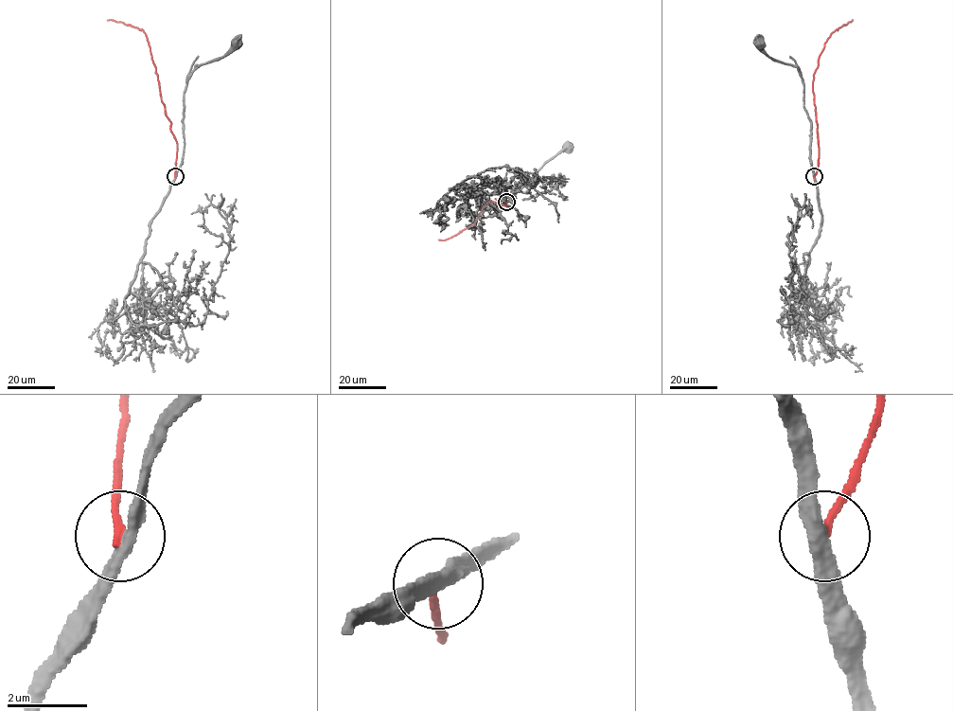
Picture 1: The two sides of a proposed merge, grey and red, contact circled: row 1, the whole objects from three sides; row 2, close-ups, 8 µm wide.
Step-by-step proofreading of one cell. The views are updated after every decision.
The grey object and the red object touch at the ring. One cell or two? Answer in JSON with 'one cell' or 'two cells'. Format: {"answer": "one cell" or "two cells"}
{"answer": "two cells"}

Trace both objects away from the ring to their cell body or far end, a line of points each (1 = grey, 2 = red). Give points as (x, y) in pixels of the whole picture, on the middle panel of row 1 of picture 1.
1: (506, 202), (515, 198), (515, 191), (527, 186), (548, 161), (566, 145), (568, 147)
2: (506, 202), (508, 206), (488, 202), (473, 223), (451, 237), (438, 239)

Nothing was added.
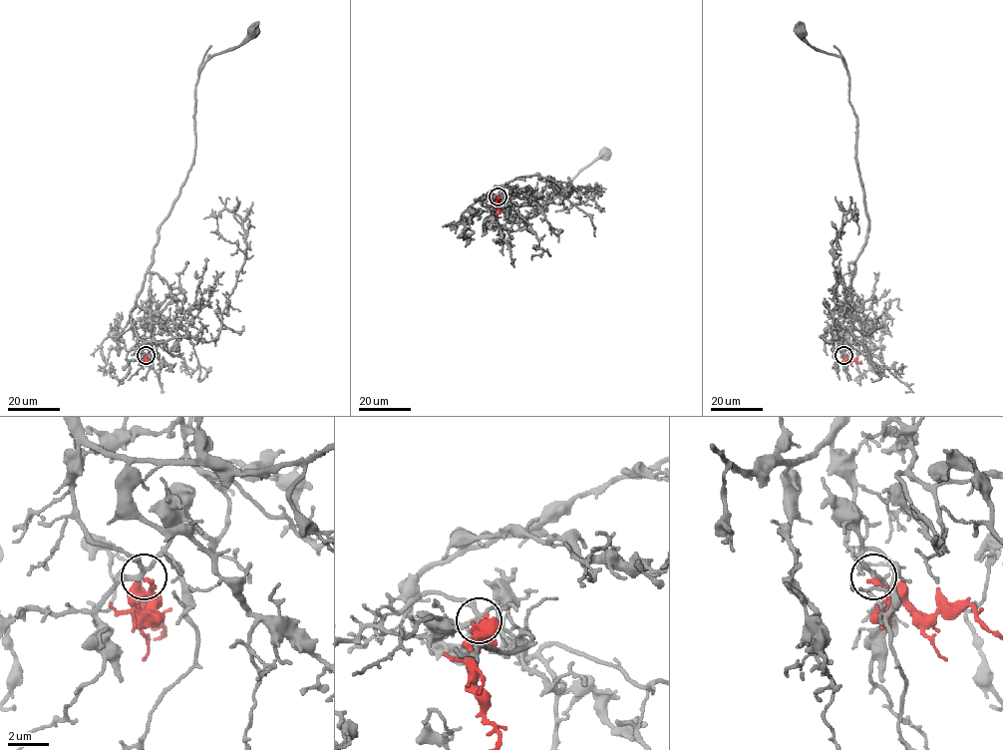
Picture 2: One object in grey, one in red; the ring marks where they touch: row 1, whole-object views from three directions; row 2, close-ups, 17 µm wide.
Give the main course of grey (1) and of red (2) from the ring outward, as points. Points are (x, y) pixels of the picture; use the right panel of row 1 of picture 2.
1: (843, 355), (838, 335), (853, 305), (850, 282), (868, 225), (856, 117), (842, 59), (816, 50), (801, 32)
2: (843, 355), (850, 361), (855, 359), (859, 363), (861, 361)

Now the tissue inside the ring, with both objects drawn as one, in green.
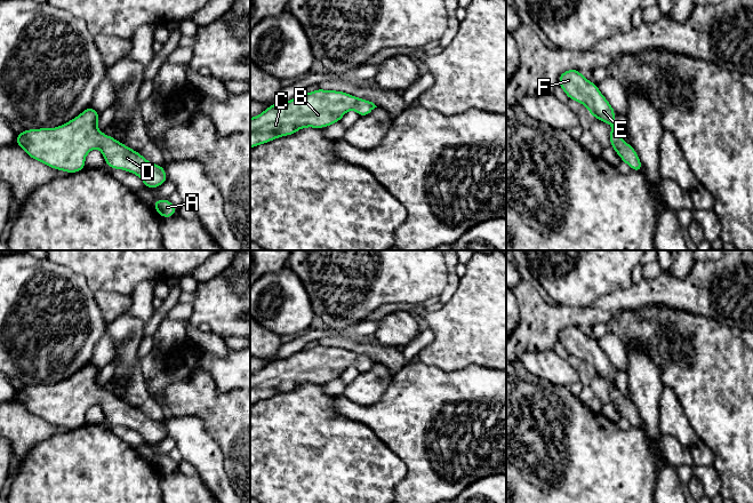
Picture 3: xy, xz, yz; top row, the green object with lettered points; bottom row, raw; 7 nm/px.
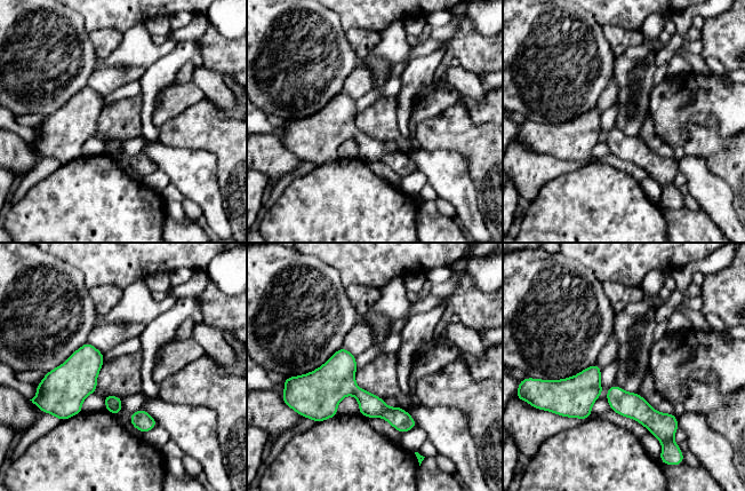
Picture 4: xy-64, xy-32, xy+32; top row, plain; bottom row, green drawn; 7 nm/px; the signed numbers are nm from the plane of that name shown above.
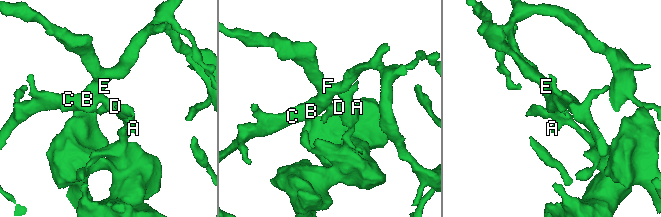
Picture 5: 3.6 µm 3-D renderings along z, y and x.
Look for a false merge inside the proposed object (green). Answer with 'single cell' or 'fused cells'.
single cell

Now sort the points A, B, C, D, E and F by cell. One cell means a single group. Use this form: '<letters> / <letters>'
A B C D E F

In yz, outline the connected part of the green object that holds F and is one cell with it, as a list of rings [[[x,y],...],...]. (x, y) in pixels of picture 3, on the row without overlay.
[[[575,325],[562,328],[559,333],[559,342],[569,356],[579,358],[586,362],[594,373],[611,383],[610,402],[617,408],[622,417],[627,420],[632,426],[642,428],[643,423],[638,409],[627,400],[615,385],[615,365],[602,351],[598,342],[585,335],[580,327]]]

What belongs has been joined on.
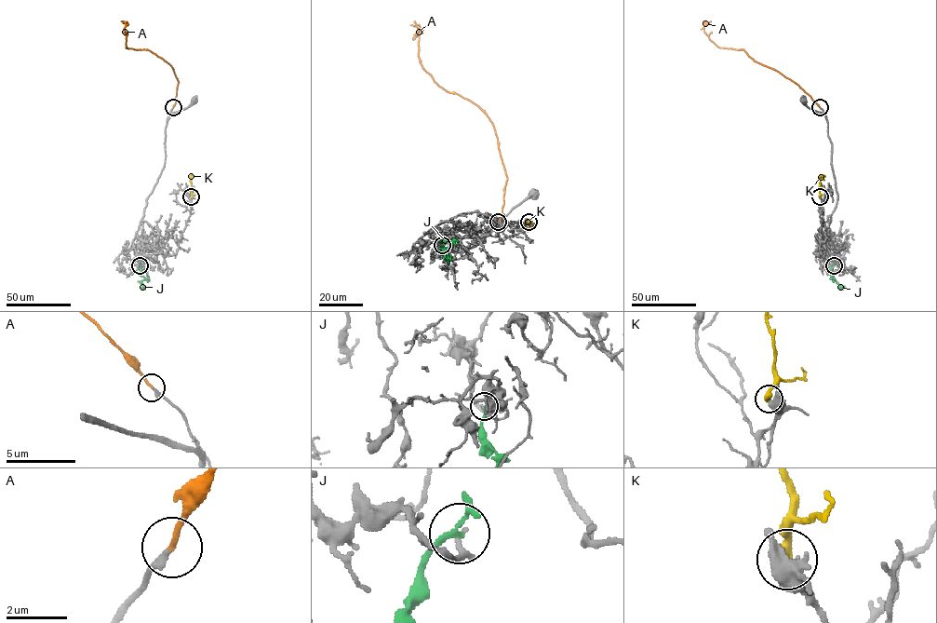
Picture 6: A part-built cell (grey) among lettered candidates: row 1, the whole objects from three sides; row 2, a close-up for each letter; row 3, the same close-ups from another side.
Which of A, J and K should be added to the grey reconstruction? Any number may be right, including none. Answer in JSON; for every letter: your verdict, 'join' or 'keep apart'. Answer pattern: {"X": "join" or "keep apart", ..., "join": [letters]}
{"A": "join", "J": "keep apart", "K": "keep apart", "join": ["A"]}

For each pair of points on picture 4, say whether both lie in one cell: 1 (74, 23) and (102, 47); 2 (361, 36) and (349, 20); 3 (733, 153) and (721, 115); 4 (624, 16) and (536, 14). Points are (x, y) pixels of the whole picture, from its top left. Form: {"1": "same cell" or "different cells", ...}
{"1": "different cells", "2": "different cells", "3": "different cells", "4": "different cells"}

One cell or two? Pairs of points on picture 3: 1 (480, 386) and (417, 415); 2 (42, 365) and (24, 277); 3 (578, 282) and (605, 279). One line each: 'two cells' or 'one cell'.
1: one cell
2: one cell
3: one cell

